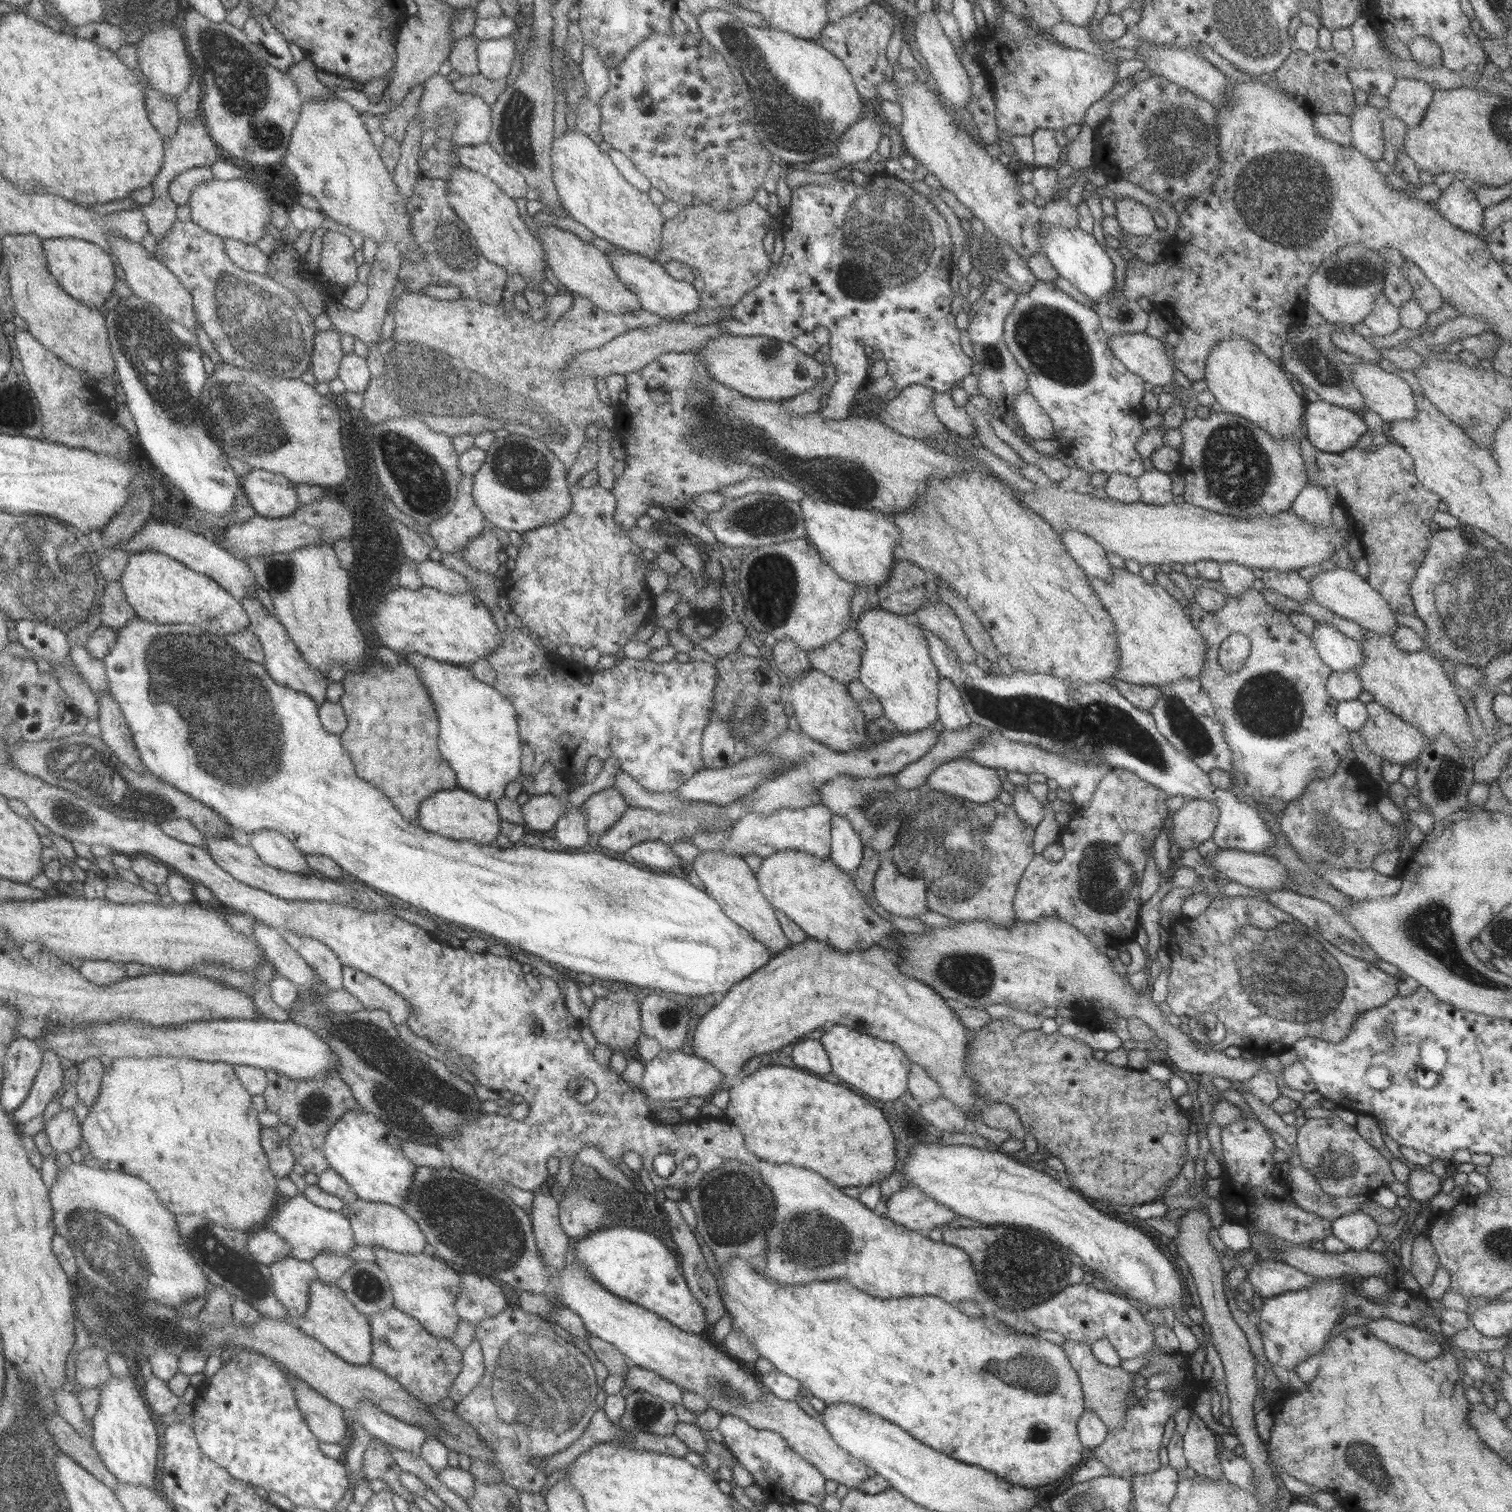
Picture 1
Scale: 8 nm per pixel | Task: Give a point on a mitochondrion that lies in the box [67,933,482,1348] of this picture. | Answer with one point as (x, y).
(373, 1050)

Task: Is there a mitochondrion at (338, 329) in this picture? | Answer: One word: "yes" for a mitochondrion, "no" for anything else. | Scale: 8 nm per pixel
no

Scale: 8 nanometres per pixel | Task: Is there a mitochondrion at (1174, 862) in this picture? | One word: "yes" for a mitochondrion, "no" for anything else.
no

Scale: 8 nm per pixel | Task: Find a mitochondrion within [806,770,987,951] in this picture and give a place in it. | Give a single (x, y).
(878, 807)

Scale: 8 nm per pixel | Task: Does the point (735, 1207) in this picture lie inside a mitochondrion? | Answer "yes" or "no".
yes

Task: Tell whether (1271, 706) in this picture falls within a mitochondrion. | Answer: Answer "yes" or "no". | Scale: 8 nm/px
yes

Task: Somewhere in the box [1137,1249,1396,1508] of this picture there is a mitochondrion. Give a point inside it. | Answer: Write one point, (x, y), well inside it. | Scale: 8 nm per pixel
(1361, 1455)

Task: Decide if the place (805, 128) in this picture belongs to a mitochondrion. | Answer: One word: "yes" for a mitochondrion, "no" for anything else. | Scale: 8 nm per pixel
yes

